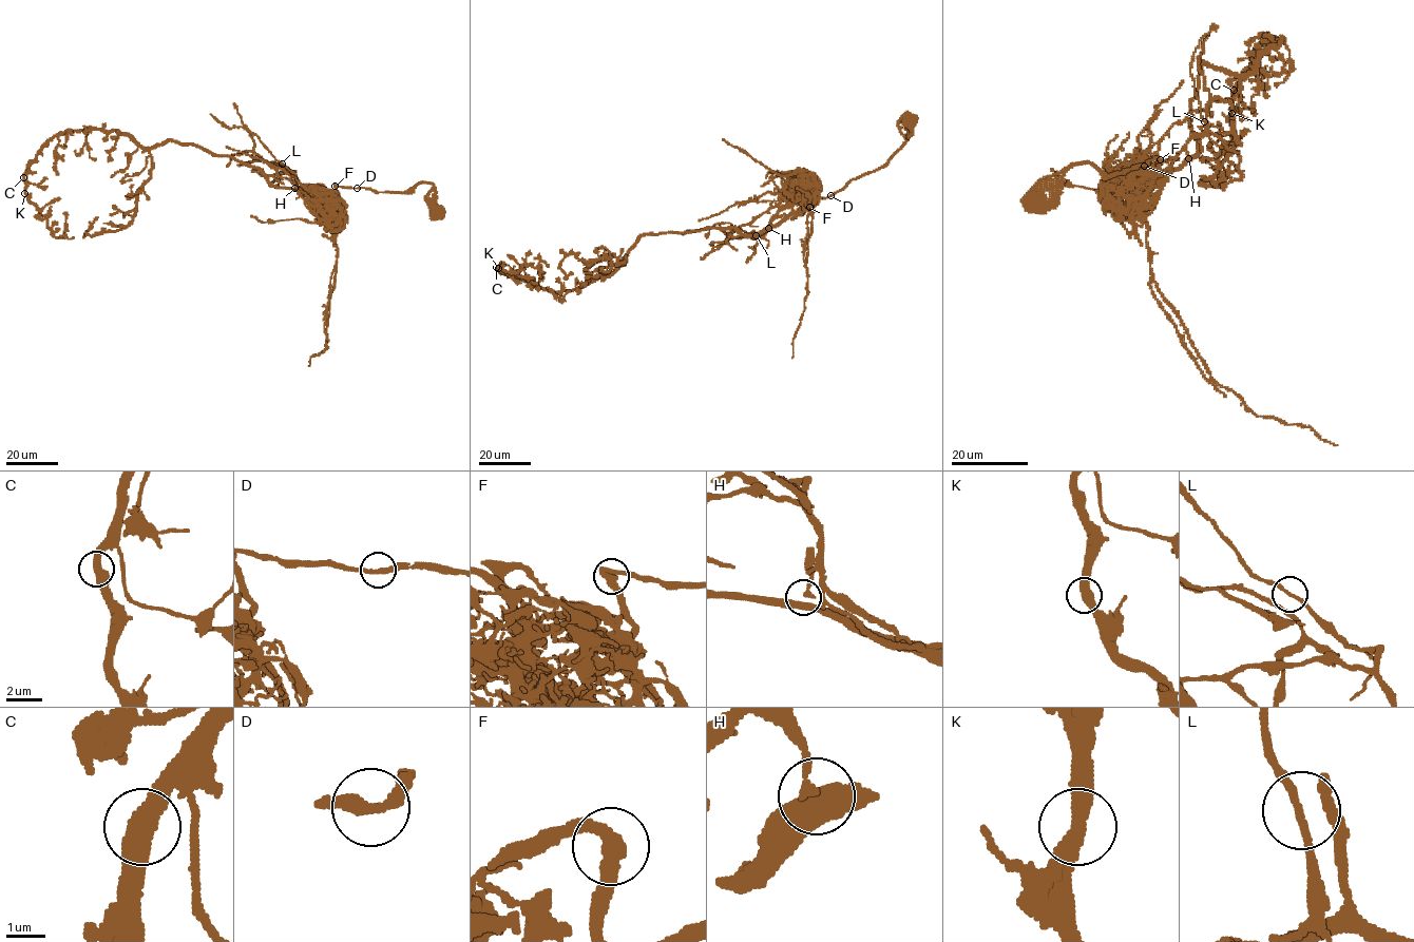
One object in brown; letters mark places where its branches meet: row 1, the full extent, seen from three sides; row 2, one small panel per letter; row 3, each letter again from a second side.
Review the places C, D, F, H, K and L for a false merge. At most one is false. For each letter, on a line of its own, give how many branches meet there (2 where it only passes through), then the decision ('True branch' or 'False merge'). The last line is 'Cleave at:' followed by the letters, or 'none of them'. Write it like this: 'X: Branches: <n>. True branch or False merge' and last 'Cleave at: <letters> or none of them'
C: Branches: 2. True branch
D: Branches: 2. True branch
F: Branches: 2. True branch
H: Branches: 2. True branch
K: Branches: 2. True branch
L: Branches: 2. True branch
Cleave at: none of them

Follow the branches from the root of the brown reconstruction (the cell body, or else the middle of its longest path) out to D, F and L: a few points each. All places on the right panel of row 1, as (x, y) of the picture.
D: (1035, 202), (1074, 165), (1090, 162), (1108, 176), (1145, 165)
F: (1035, 202), (1074, 165), (1090, 162), (1108, 176), (1160, 159)
L: (1035, 202), (1074, 165), (1090, 162), (1108, 176), (1158, 158), (1168, 172), (1204, 121)

